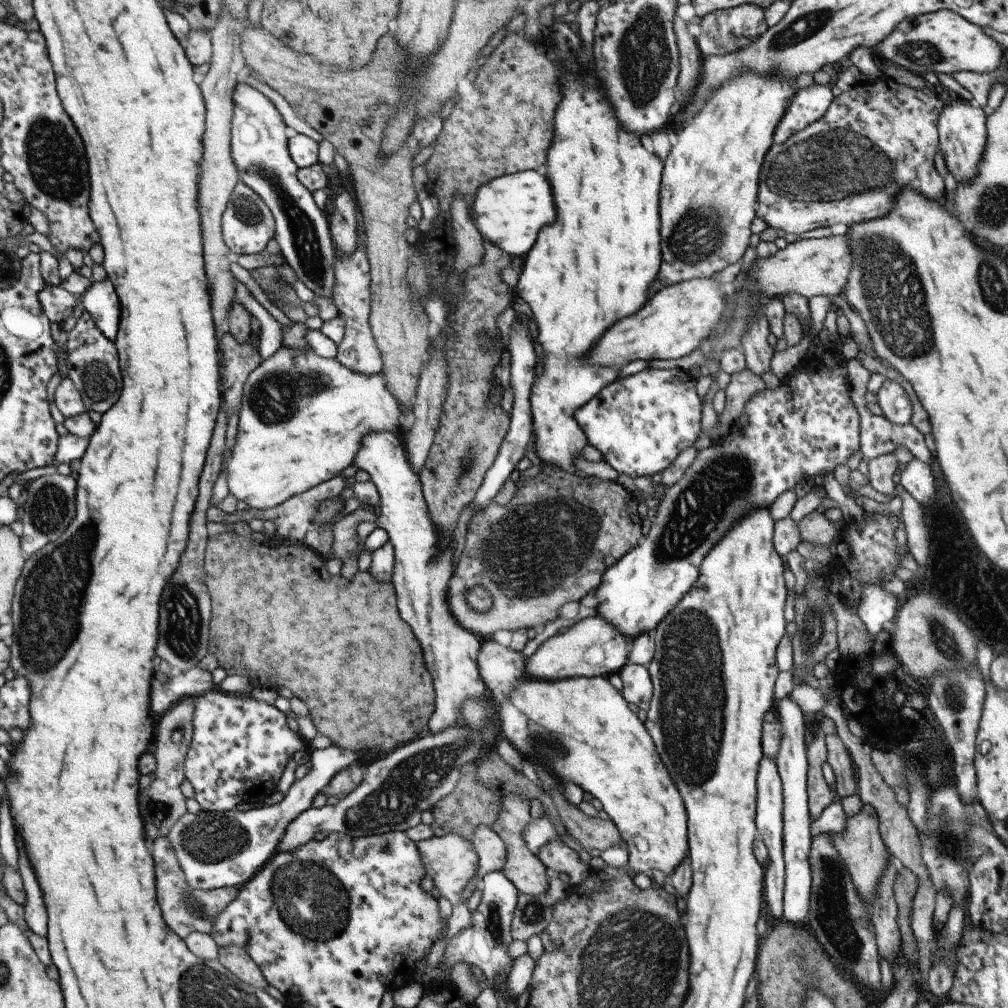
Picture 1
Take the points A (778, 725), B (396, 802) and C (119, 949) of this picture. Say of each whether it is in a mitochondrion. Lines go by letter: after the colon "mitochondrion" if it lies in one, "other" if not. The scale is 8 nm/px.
A: other
B: mitochondrion
C: other

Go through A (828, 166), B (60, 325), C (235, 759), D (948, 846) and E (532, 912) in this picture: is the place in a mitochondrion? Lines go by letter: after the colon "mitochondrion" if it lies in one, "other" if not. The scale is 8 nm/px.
A: mitochondrion
B: other
C: other
D: mitochondrion
E: mitochondrion

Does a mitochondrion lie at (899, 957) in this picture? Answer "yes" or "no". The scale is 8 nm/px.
no

